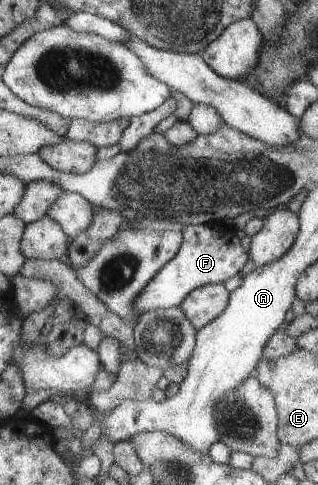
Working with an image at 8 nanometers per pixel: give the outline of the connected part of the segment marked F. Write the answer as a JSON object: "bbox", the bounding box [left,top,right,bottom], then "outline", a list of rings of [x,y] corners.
{"bbox":[133,224,249,313],"outline":[[[211,224],[186,225],[182,229],[183,241],[180,250],[144,286],[133,302],[140,313],[154,309],[167,310],[180,306],[195,288],[223,283],[238,274],[249,259],[249,253],[240,245],[234,229],[215,234]]]}

